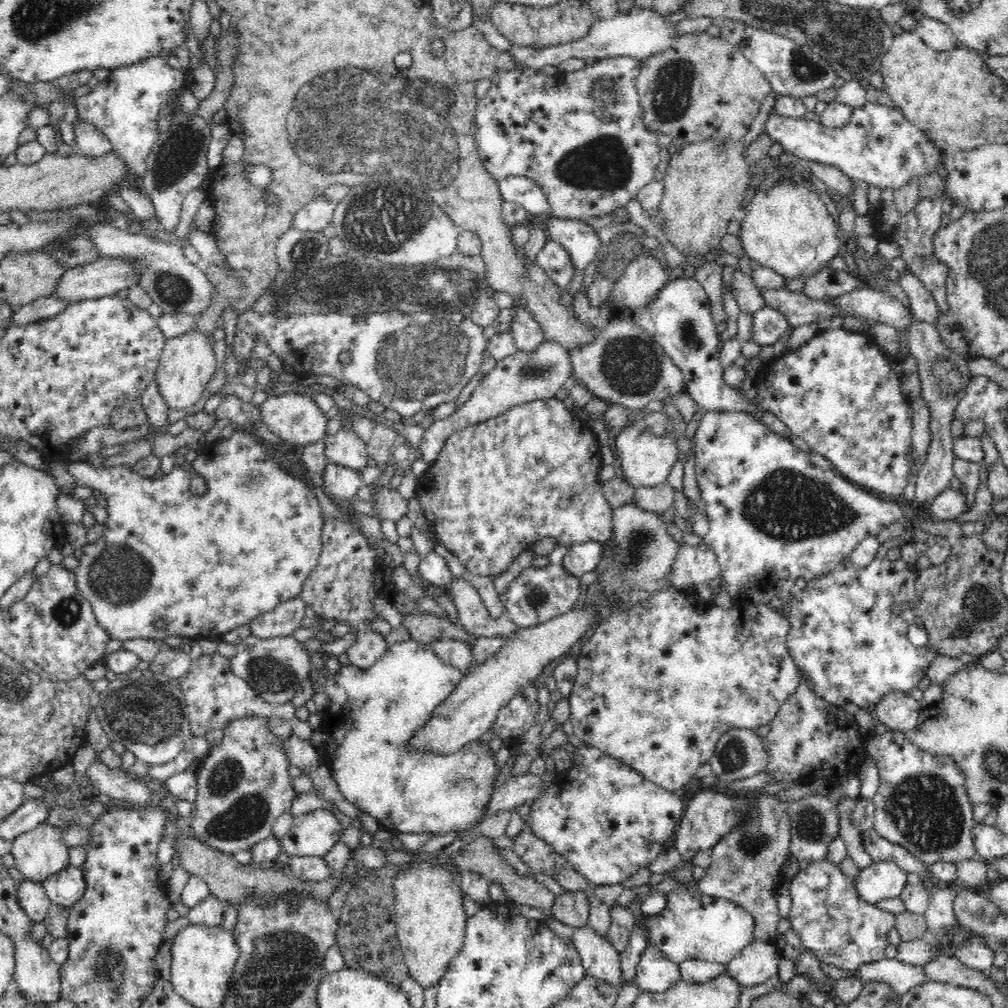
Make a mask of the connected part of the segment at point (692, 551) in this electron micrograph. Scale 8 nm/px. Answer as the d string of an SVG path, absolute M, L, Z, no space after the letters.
M706 543L679 547L679 554L671 576L671 587L701 587L709 581L719 578L720 564L716 554Z

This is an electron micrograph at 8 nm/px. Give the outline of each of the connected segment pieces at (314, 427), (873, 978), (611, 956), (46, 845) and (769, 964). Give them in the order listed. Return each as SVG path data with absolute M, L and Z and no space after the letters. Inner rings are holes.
M300 393L269 396L259 407L262 422L276 434L287 446L298 449L306 443L324 439L326 419L316 405L316 399Z
M885 955L878 960L860 963L850 974L863 985L868 982L887 984L899 997L913 986L928 981L925 980L921 966L909 965Z
M546 919L546 922L552 927L552 931L558 934L569 934L569 938L580 953L586 977L590 976L608 986L620 988L624 976L621 956L608 938L596 934L590 926L570 929L556 919Z
M42 821L12 840L11 853L15 858L15 868L28 880L39 882L46 875L70 865L68 848L61 830Z
M754 941L740 950L740 954L727 962L726 969L742 986L763 986L768 978L777 973L778 959L780 955L776 951L775 943Z

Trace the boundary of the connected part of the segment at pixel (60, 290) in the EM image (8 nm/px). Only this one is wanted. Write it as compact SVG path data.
M98 258L95 261L68 267L58 278L51 290L51 296L65 300L65 302L76 302L86 299L100 298L104 295L116 295L118 290L135 286L137 276L135 270L125 262L117 258Z

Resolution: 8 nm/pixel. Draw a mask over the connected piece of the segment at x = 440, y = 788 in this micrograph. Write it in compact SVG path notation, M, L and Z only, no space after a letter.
M412 639L397 641L391 644L384 653L384 656L370 668L362 669L356 668L353 665L342 669L337 677L328 680L322 680L324 692L330 696L331 706L324 712L324 722L320 727L329 734L330 739L325 741L323 750L325 752L324 758L327 766L330 769L332 776L334 776L338 788L341 790L342 795L348 802L351 802L355 806L361 808L361 810L368 812L372 816L377 818L377 822L380 827L384 829L386 834L390 832L398 833L421 833L421 832L432 832L435 834L443 835L451 831L464 831L471 830L473 826L481 822L481 812L489 801L490 795L494 788L498 786L501 779L496 775L496 766L494 765L494 755L490 756L486 753L486 747L478 745L477 741L468 743L463 750L454 754L434 754L432 752L407 752L405 750L405 742L409 739L414 729L417 729L420 725L423 725L432 711L438 704L442 704L444 698L448 698L448 694L452 693L452 690L456 688L457 682L464 676L457 668L452 668L447 664L444 664L440 660L435 652L428 644L418 642Z

